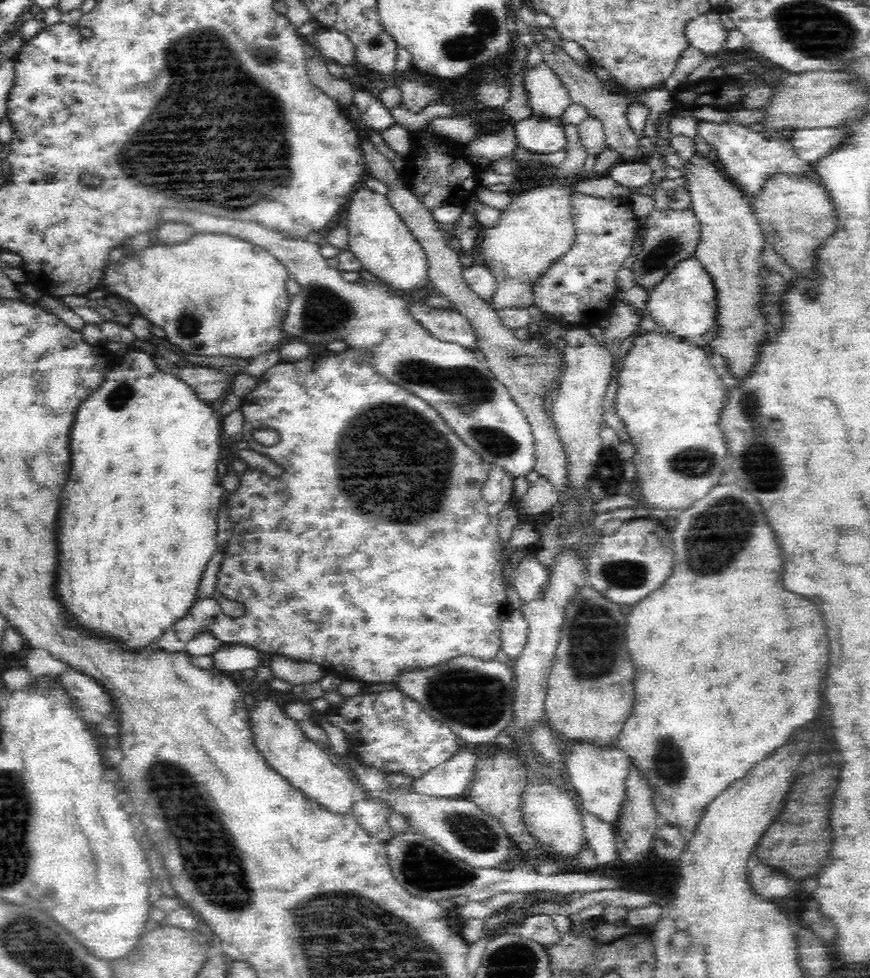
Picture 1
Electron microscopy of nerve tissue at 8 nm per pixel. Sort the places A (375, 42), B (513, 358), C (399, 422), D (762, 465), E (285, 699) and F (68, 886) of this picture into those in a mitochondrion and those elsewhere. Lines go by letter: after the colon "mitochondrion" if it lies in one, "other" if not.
A: other
B: mitochondrion
C: mitochondrion
D: mitochondrion
E: other
F: other

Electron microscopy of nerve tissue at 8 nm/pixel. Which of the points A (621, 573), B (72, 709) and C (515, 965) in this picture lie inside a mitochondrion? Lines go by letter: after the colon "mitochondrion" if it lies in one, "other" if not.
A: mitochondrion
B: other
C: mitochondrion

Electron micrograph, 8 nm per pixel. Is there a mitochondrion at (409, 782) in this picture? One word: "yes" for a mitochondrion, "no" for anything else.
no

